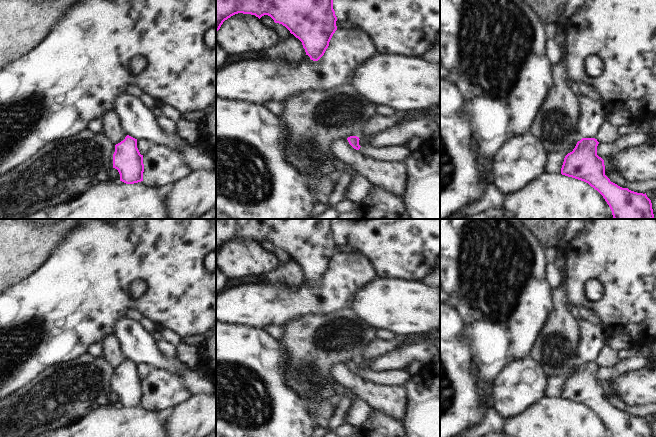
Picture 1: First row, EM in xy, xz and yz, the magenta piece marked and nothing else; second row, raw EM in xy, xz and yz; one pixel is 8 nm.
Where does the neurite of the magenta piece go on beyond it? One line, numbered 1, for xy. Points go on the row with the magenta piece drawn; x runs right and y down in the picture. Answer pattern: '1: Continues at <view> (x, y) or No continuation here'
1: No continuation here

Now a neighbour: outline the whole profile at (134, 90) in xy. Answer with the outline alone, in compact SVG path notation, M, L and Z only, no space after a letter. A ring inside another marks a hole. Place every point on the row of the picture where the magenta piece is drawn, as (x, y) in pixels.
M130 84L125 88L125 93L134 97L140 97L143 92L137 85Z

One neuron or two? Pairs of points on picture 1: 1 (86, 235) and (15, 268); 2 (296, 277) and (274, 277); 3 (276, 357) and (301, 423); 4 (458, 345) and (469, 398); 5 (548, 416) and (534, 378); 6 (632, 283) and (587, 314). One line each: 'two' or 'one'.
1: two
2: one
3: one
4: one
5: two
6: two

